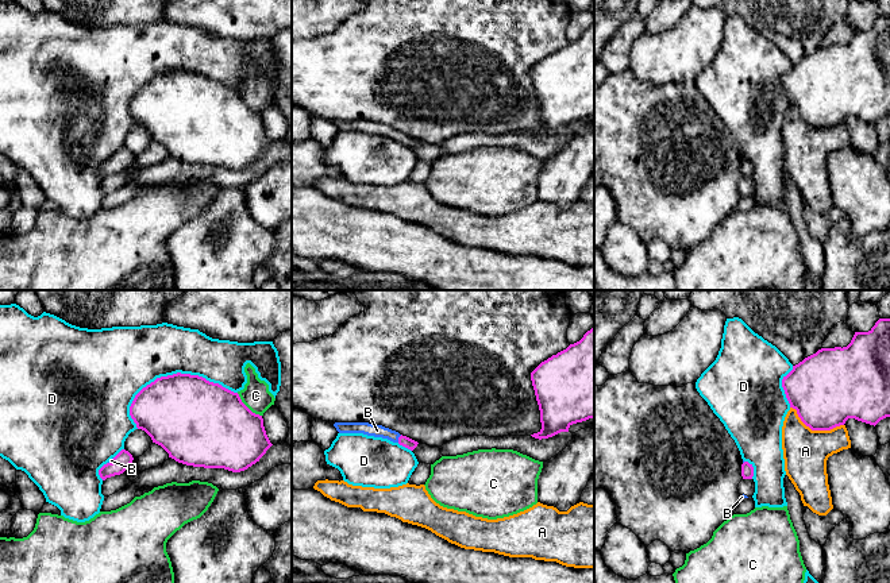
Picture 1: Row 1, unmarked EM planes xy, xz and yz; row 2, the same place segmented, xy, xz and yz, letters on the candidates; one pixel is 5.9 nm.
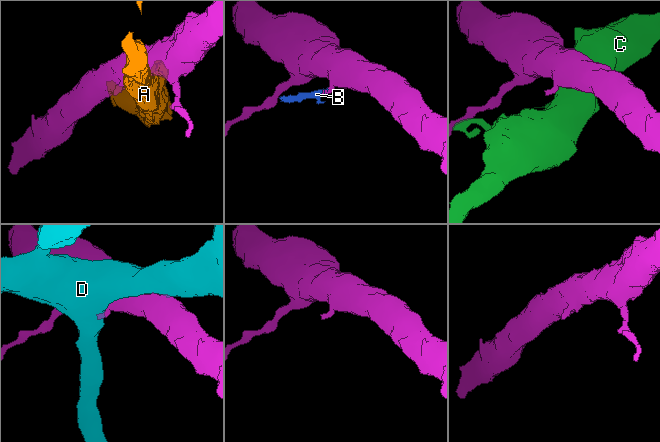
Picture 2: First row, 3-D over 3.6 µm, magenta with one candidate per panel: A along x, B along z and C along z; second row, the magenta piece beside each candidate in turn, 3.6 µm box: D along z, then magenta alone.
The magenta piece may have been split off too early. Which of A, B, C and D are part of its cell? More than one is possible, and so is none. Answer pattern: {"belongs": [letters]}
{"belongs": ["B"]}

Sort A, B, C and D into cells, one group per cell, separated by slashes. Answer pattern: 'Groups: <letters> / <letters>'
Groups: A / B / C / D

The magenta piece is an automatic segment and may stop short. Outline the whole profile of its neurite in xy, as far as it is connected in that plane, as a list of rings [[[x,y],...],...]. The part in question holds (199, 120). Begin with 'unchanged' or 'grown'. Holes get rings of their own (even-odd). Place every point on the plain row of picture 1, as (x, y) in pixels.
unchanged | [[[177,70],[157,76],[135,93],[130,113],[169,155],[186,163],[240,170],[273,143],[262,113],[253,111],[238,90],[199,73]]]

